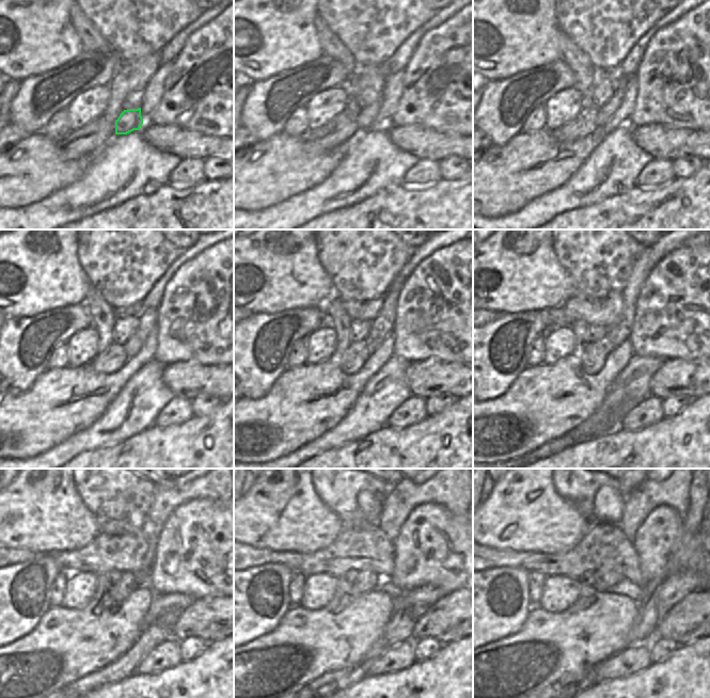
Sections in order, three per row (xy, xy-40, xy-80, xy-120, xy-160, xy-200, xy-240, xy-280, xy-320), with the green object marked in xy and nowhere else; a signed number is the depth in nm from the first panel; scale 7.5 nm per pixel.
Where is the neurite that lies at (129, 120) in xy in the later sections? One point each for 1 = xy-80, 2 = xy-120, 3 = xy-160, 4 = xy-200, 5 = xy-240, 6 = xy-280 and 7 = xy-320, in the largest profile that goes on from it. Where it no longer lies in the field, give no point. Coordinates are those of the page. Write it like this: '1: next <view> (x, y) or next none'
1: next xy-80 (604, 113)
2: next xy-120 (147, 318)
3: next xy-160 (381, 328)
4: next xy-200 (645, 263)
5: next xy-240 (169, 496)
6: next xy-280 (451, 490)
7: next xy-320 (685, 490)

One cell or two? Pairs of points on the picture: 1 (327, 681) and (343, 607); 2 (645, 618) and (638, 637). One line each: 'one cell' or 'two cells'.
1: two cells
2: one cell

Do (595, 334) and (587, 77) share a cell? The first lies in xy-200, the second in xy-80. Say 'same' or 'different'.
different

